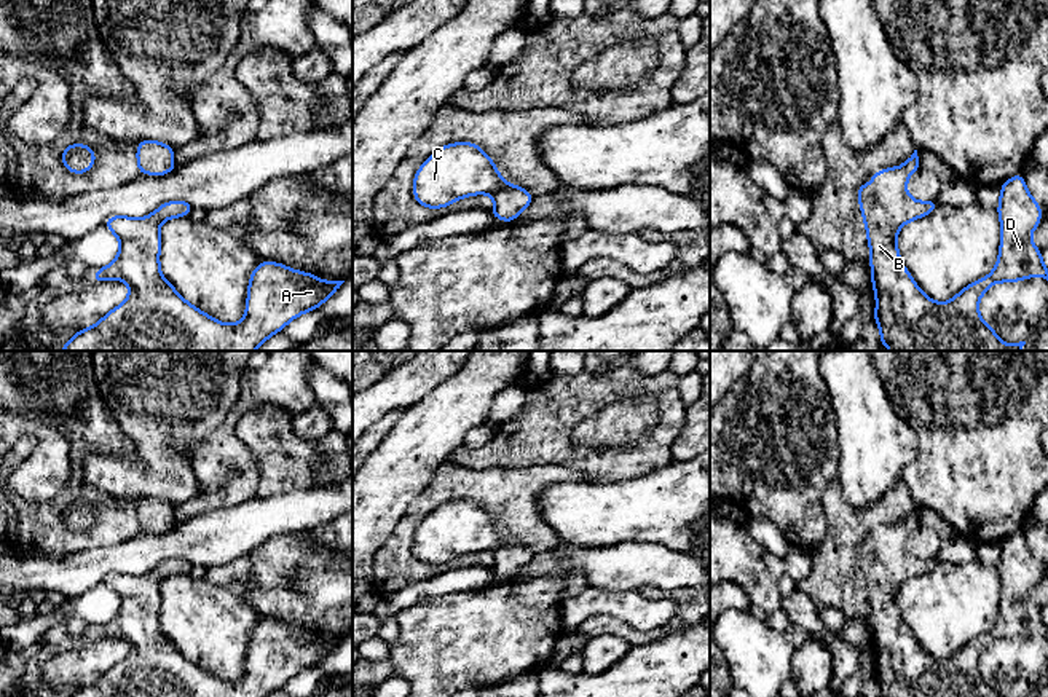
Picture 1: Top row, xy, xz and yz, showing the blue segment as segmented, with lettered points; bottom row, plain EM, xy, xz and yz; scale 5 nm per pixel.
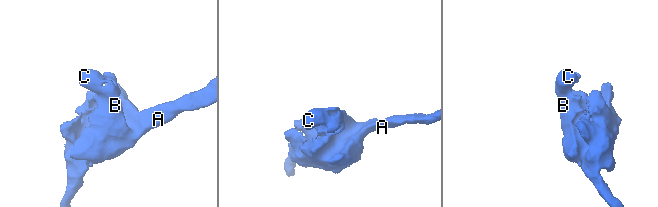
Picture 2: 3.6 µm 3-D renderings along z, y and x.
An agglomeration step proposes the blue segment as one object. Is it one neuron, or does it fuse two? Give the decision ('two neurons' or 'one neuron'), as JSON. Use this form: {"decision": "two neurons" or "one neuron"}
{"decision": "one neuron"}

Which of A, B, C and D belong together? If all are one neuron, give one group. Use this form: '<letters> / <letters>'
A B C D

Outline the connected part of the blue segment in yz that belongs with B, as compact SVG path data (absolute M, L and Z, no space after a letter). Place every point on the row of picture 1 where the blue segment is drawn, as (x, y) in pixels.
M914 150L903 166L877 171L869 185L858 185L858 201L871 250L871 285L876 292L874 321L881 330L882 346L890 351L1021 351L1026 341L1002 343L995 330L979 316L978 305L979 298L995 282L1024 281L1032 276L1048 279L1042 252L1030 239L1032 231L1042 220L1040 204L1030 196L1022 174L1007 180L1000 187L1000 203L997 206L1002 231L999 260L992 273L967 285L952 300L936 303L917 287L911 273L904 268L896 247L896 234L903 225L928 215L938 207L935 198L922 203L908 195L908 179L919 169L919 156L917 150Z

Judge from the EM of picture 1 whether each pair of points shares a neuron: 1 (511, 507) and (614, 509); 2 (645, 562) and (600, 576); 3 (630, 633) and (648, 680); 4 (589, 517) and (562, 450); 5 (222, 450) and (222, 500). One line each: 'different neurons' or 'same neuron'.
1: different neurons
2: same neuron
3: different neurons
4: different neurons
5: same neuron

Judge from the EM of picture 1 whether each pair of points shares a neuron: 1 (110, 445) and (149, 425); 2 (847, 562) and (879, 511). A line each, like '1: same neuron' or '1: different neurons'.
1: different neurons
2: same neuron

